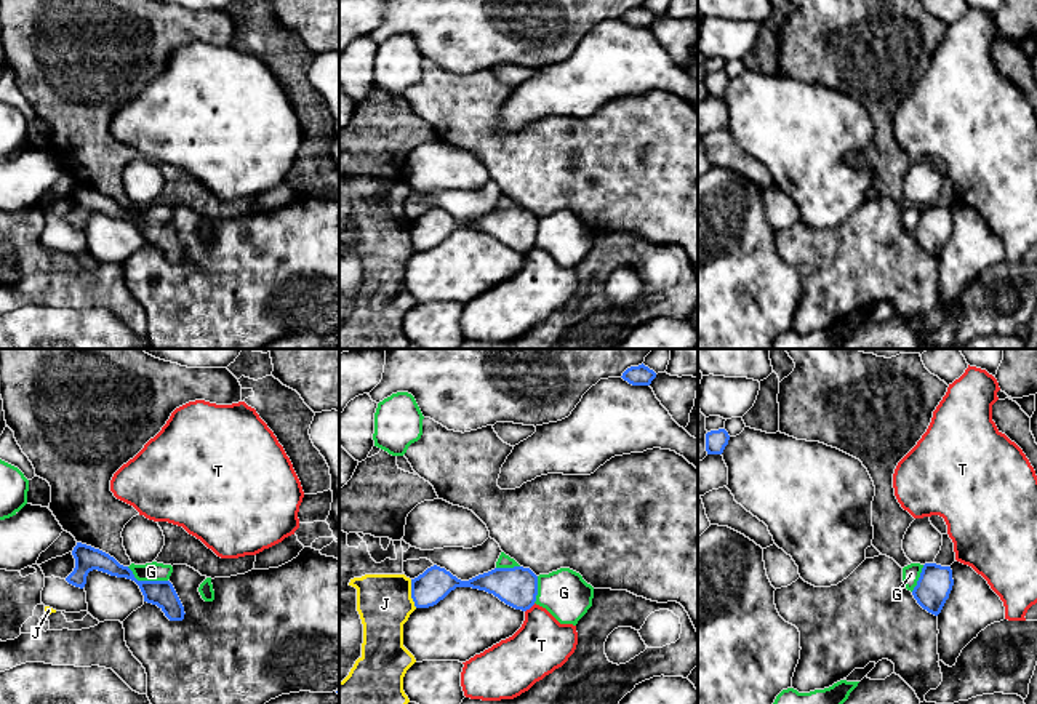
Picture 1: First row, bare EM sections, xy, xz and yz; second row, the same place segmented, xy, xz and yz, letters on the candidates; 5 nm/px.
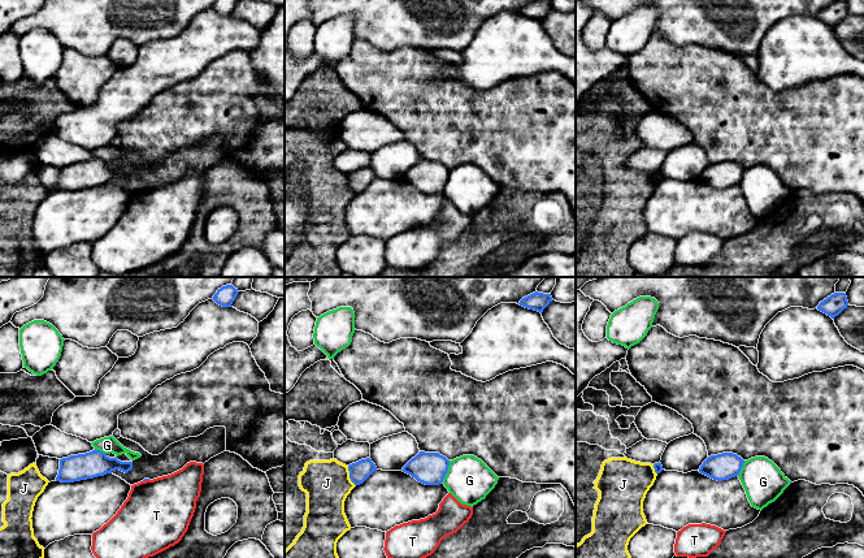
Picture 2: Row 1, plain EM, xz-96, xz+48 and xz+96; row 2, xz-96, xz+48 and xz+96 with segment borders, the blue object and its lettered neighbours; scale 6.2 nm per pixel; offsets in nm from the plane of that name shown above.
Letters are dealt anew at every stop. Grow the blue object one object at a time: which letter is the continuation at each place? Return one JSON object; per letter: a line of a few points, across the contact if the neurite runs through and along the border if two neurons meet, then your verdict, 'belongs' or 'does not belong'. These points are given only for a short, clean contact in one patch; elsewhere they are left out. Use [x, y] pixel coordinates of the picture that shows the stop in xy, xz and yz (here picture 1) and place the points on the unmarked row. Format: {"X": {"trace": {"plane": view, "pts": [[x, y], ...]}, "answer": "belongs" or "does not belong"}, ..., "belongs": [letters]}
{"G": {"answer": "does not belong"}, "J": {"trace": {"plane": "xz", "pts": [[410, 221], [410, 239], [416, 248]]}, "answer": "does not belong"}, "T": {"trace": {"plane": "xz", "pts": [[535, 245], [525, 253]]}, "answer": "does not belong"}, "belongs": []}

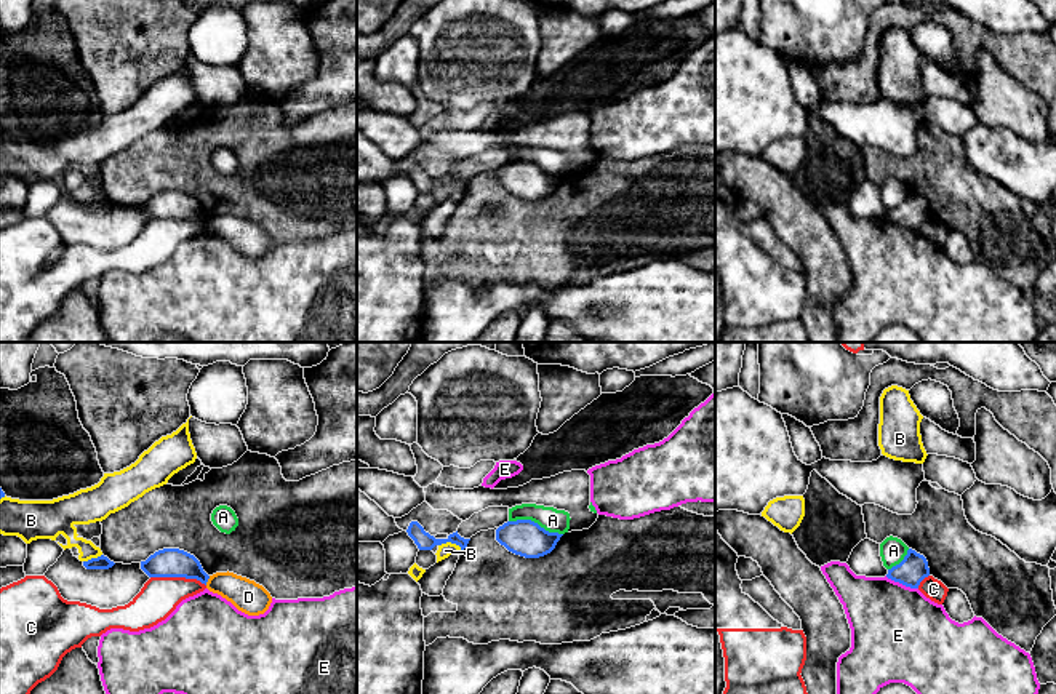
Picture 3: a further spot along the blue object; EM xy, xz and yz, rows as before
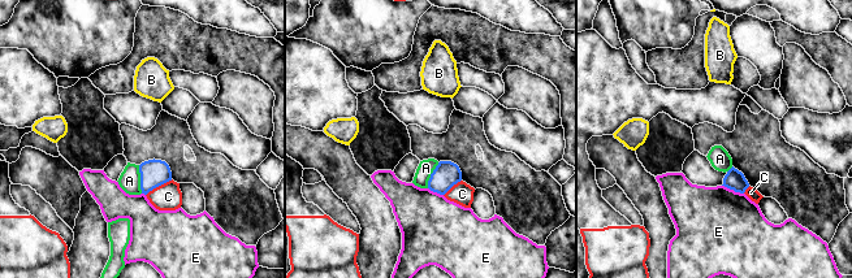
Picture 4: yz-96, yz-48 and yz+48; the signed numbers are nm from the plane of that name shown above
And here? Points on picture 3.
{"A": {"trace": {"plane": "xz", "pts": [[509, 162], [533, 162], [546, 171], [562, 176]]}, "answer": "does not belong"}, "B": {"answer": "does not belong"}, "C": {"trace": {"plane": "xy", "pts": [[151, 218], [196, 219], [205, 227]]}, "answer": "does not belong"}, "D": {"trace": {"plane": "xy", "pts": [[210, 218], [205, 226]]}, "answer": "does not belong"}, "E": {"trace": {"plane": "yz", "pts": [[885, 218], [917, 231]]}, "answer": "does not belong"}, "belongs": []}

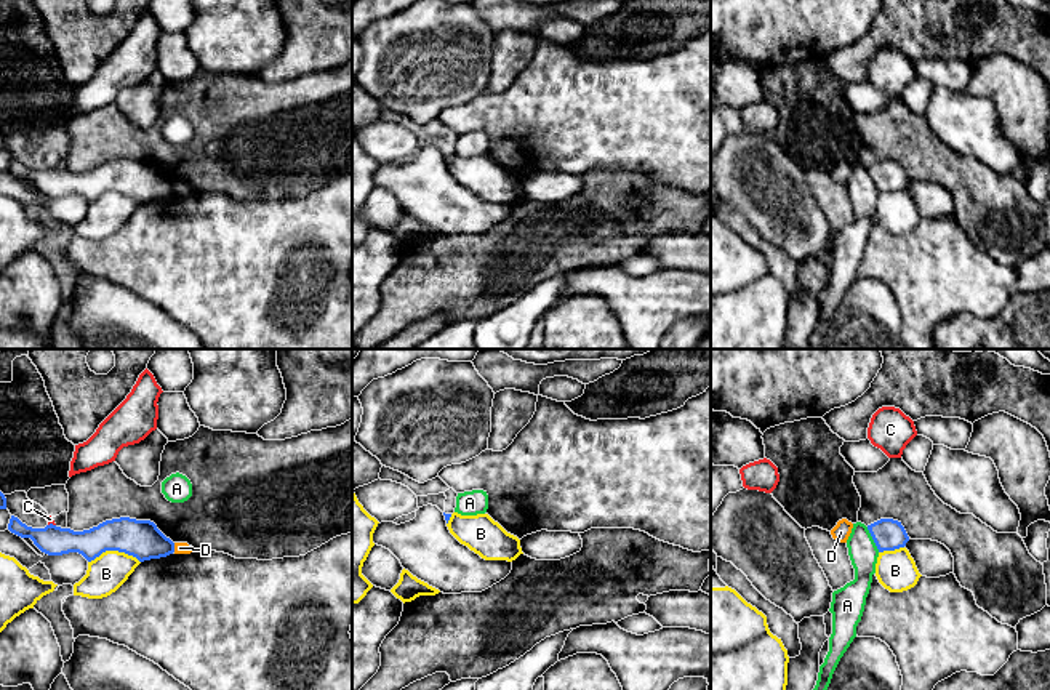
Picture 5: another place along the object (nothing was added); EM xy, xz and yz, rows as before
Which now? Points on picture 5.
{"A": {"trace": {"plane": "yz", "pts": [[866, 168], [879, 192]]}, "answer": "does not belong"}, "B": {"trace": {"plane": "xy", "pts": [[140, 202], [124, 194], [103, 192], [88, 204]]}, "answer": "does not belong"}, "C": {"answer": "does not belong"}, "D": {"trace": {"plane": "xy", "pts": [[173, 184], [175, 192]]}, "answer": "does not belong"}, "belongs": []}

